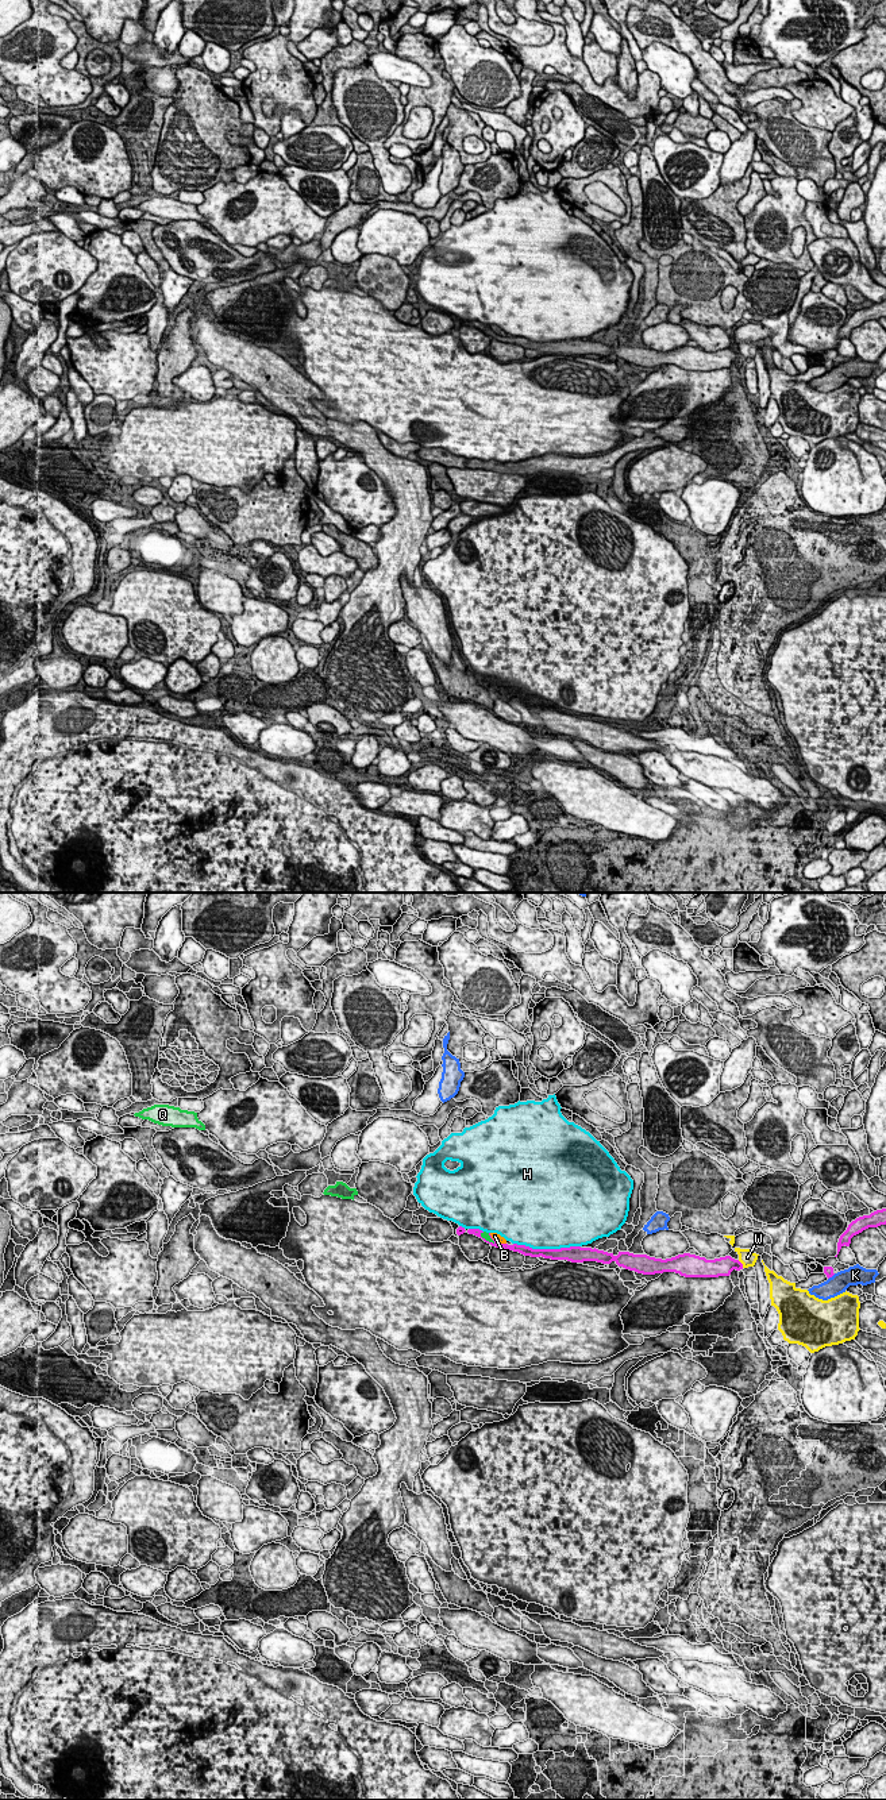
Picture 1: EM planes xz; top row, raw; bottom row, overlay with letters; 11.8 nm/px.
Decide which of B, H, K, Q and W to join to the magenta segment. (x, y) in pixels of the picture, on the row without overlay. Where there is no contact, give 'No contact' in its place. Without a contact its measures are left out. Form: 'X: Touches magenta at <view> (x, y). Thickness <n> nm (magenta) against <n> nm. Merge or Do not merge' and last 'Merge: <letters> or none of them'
B: Touches magenta at xz (496, 334). Thickness 90 nm (magenta) against 90 nm. Do not merge
H: Touches magenta at xz (547, 342). Thickness 160 nm (magenta) against 480 nm. Do not merge
K: Touches magenta at xz (831, 369). Thickness 120 nm (magenta) against 240 nm. Do not merge
Q: Touches magenta at xz (485, 332). Thickness 90 nm (magenta) against 70 nm. Merge
W: Touches magenta at xz (742, 357). Thickness 220 nm (magenta) against 190 nm. Do not merge
Merge: Q

